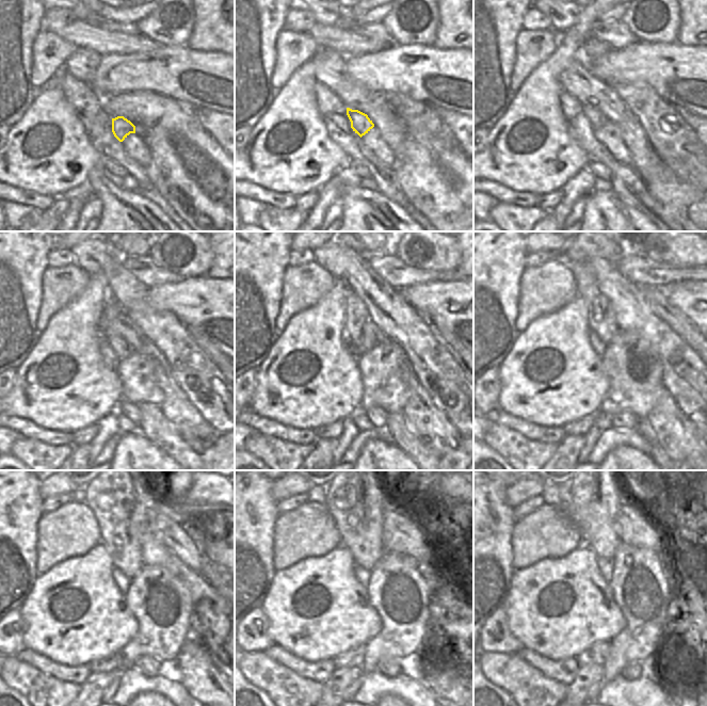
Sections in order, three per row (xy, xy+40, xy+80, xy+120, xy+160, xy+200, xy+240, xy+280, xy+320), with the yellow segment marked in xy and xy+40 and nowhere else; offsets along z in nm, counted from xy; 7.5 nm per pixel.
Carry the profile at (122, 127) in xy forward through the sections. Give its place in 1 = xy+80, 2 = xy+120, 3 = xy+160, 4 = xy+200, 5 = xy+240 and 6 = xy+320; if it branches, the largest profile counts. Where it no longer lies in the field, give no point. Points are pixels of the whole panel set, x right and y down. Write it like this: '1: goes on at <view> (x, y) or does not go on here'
1: goes on at xy+80 (597, 118)
2: goes on at xy+120 (113, 318)
3: goes on at xy+160 (360, 334)
4: goes on at xy+200 (578, 254)
5: goes on at xy+240 (121, 503)
6: goes on at xy+320 (592, 500)

